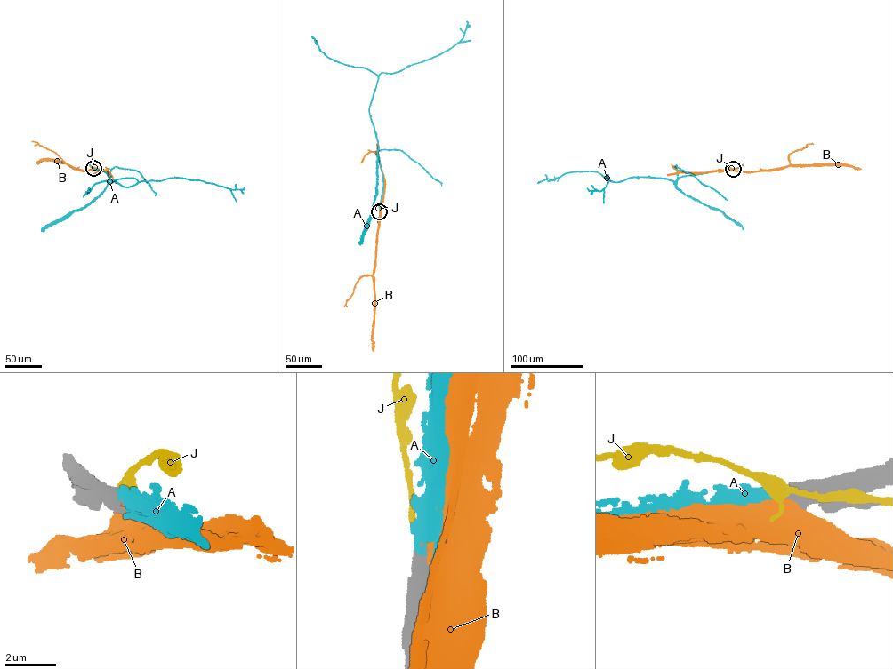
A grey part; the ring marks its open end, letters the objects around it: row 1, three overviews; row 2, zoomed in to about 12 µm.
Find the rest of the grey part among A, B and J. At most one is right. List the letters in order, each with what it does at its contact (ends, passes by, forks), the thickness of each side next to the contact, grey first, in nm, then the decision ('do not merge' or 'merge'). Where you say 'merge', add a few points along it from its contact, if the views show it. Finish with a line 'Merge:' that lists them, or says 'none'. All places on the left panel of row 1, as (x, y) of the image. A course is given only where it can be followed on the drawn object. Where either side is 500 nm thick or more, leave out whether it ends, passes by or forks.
A: it passes by; calibres 440 and 240 nm; merge; course (93, 168), (107, 172), (108, 184), (115, 180), (124, 187), (181, 177), (232, 189), (244, 187)
B: calibres 550 and 550 nm; do not merge
J: calibres 500 and 360 nm; do not merge
Merge: A

